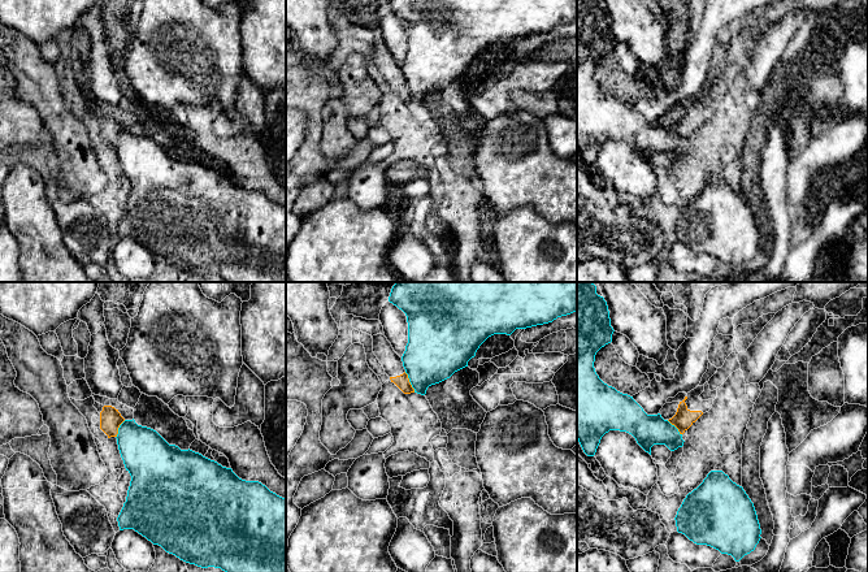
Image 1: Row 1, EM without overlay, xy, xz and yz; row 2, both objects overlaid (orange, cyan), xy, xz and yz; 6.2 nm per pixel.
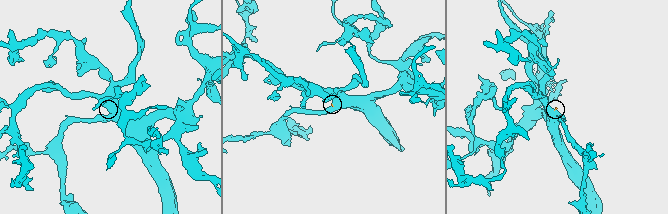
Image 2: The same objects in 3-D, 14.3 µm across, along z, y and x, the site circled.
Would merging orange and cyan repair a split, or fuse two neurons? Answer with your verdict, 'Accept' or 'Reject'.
Reject

